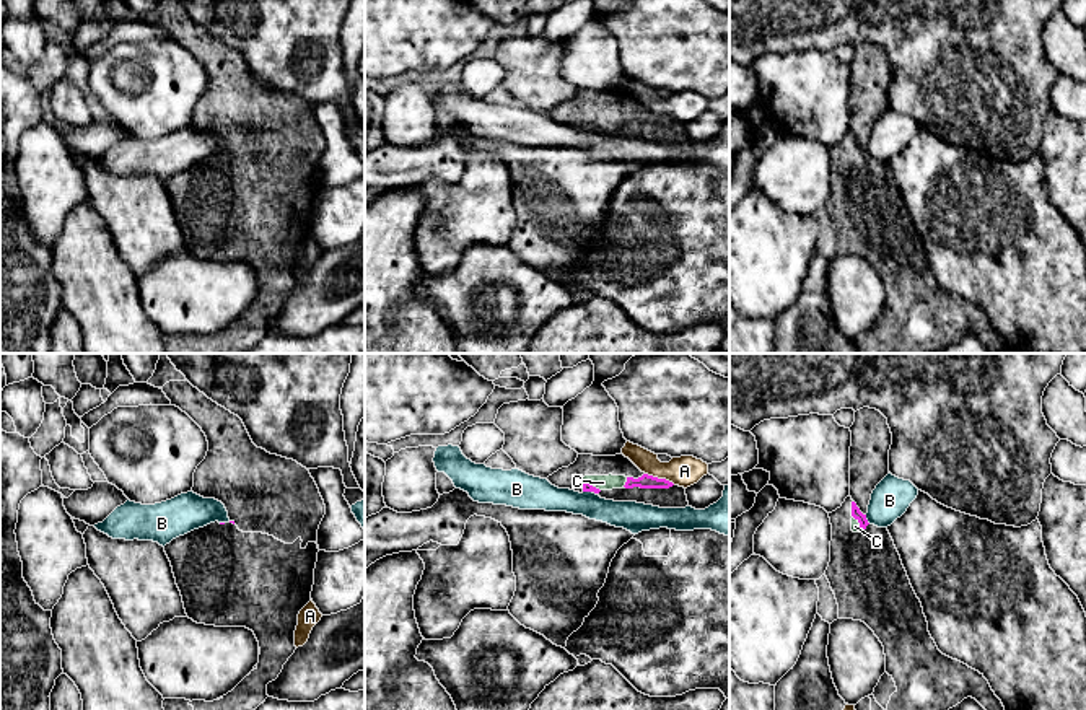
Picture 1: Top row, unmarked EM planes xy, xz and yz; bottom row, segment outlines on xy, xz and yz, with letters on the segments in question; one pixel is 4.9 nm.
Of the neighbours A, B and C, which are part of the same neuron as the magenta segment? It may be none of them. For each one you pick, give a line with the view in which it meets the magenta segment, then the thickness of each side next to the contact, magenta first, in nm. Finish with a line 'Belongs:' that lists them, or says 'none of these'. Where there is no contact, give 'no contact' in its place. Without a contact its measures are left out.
C: meets magenta in xz; 70 nm thick on the magenta side, 80 nm on the other
Belongs: C

